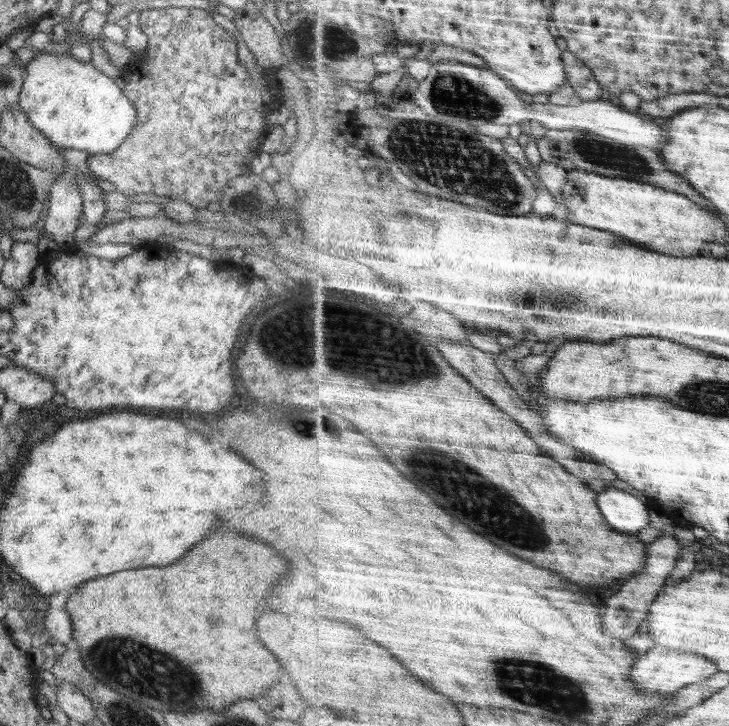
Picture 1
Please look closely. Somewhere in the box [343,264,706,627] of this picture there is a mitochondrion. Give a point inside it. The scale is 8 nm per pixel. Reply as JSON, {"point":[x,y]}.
{"point":[491,509]}

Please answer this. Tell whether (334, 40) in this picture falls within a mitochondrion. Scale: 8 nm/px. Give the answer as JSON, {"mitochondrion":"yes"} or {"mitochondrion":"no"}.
{"mitochondrion":"yes"}

